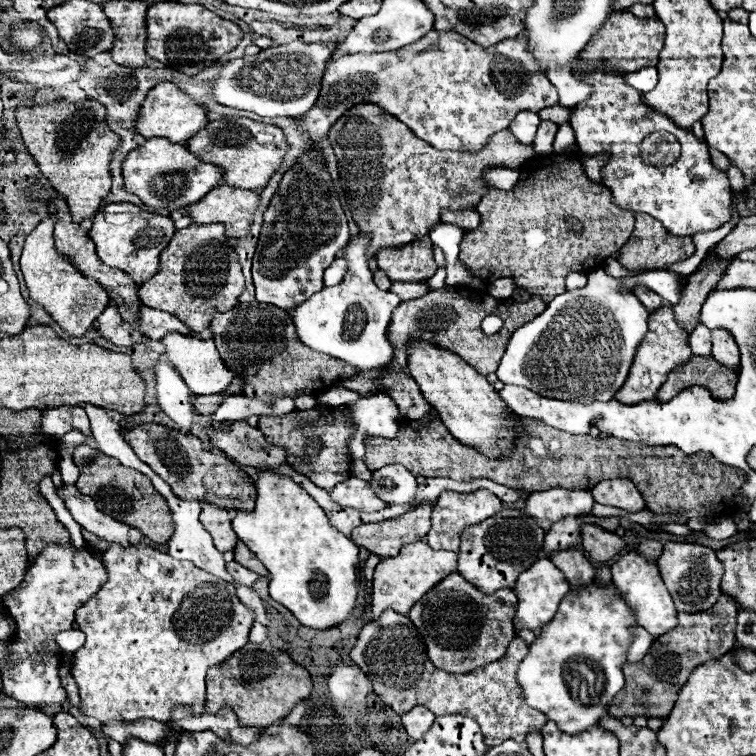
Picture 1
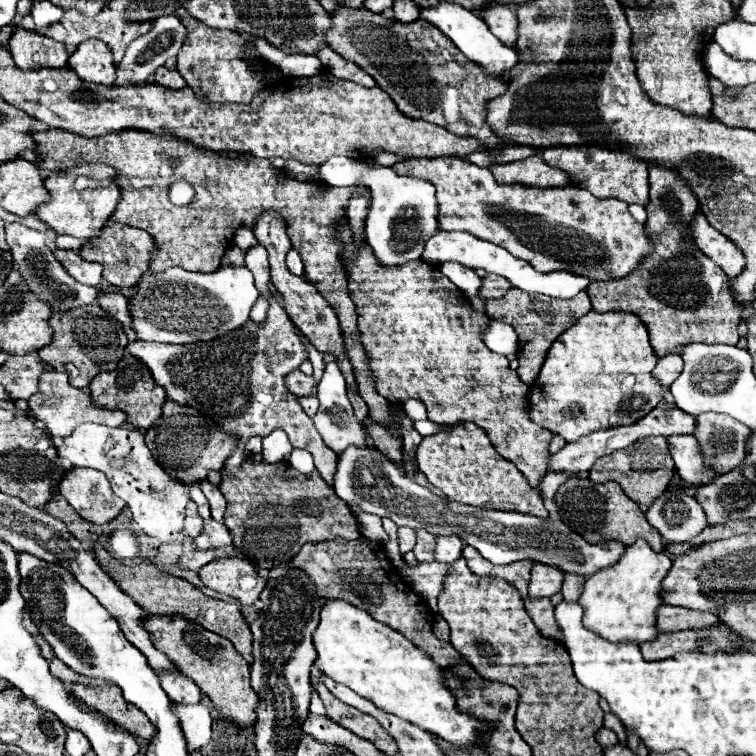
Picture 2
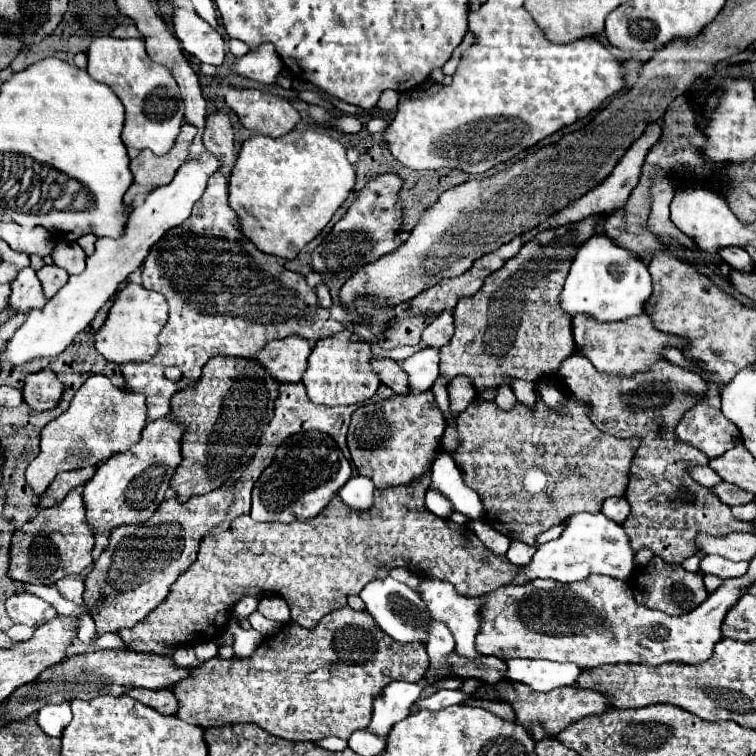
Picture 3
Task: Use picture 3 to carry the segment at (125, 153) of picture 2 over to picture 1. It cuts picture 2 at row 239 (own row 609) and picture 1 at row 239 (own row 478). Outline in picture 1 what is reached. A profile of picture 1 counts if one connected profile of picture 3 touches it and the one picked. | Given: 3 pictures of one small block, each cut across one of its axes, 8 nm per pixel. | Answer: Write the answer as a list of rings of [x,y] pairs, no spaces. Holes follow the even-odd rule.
[[[430,238],[414,240],[414,244],[406,244],[404,248],[380,248],[374,256],[378,268],[386,272],[392,282],[420,282],[436,272]]]

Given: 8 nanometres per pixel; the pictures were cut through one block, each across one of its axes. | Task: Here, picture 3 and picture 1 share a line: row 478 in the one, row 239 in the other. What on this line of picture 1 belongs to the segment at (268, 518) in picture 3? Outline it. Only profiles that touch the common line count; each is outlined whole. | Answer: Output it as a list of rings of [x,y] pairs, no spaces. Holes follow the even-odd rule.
[[[308,152],[300,156],[296,164],[282,174],[278,192],[274,194],[270,206],[264,212],[264,222],[262,222],[262,230],[258,236],[258,246],[252,262],[252,276],[254,276],[258,302],[266,302],[290,310],[298,306],[302,300],[308,300],[312,294],[320,292],[324,288],[322,284],[324,270],[332,264],[334,254],[348,244],[348,238],[350,232],[348,232],[346,216],[338,200],[332,176],[326,168],[324,152]]]

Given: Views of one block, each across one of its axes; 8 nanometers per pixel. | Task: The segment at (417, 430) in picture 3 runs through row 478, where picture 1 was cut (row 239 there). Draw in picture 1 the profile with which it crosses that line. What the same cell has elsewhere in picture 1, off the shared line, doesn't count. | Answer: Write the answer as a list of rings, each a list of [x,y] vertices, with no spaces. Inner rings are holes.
[[[358,104],[352,106],[330,130],[328,142],[332,144],[336,158],[338,158],[338,170],[342,178],[342,188],[346,194],[346,202],[350,204],[352,218],[358,224],[362,232],[370,236],[368,244],[368,264],[370,270],[378,270],[374,252],[378,248],[400,248],[404,244],[410,244],[412,240],[418,240],[426,236],[428,228],[440,222],[440,210],[458,210],[458,208],[474,208],[478,200],[488,192],[488,188],[482,182],[482,172],[490,166],[508,166],[508,168],[520,168],[526,158],[532,156],[532,150],[518,144],[510,130],[496,132],[488,146],[480,150],[478,154],[468,152],[440,152],[436,148],[430,148],[426,142],[418,140],[406,124],[396,120],[386,110],[378,108],[376,104]]]

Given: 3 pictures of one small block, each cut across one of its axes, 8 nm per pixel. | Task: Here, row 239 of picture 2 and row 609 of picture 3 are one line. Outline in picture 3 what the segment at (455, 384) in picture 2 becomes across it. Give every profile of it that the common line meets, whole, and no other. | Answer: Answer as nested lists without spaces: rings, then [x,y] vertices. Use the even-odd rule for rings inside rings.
[[[346,606],[326,614],[312,630],[306,630],[296,622],[284,624],[276,636],[264,638],[264,642],[258,646],[258,650],[254,650],[250,658],[224,660],[214,656],[210,662],[192,668],[190,676],[178,682],[172,692],[178,700],[176,716],[202,728],[252,722],[266,732],[286,740],[316,742],[326,736],[348,740],[352,732],[368,726],[374,700],[390,682],[420,682],[426,666],[428,654],[424,646],[398,646],[392,638],[382,634],[368,612],[356,612]]]

